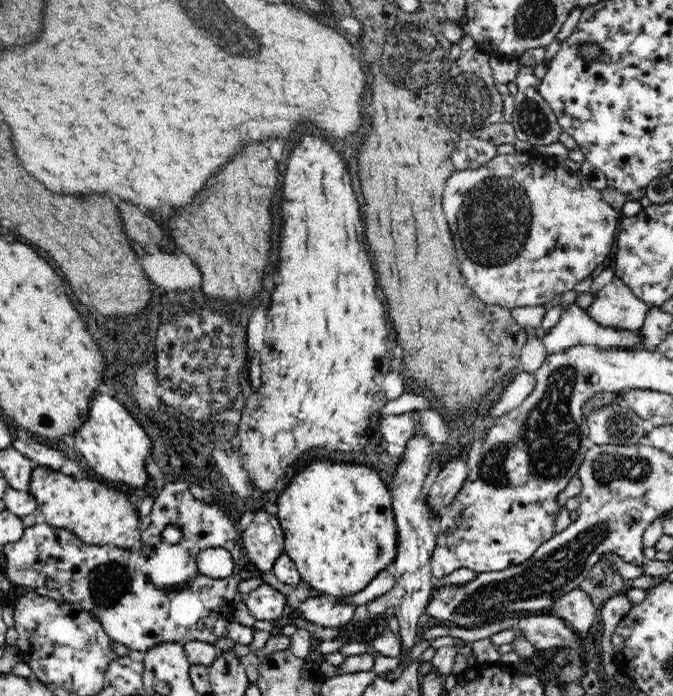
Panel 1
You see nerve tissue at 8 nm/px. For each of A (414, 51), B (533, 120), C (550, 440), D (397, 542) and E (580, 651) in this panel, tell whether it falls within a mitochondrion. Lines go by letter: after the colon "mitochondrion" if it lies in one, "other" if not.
A: mitochondrion
B: mitochondrion
C: mitochondrion
D: other
E: other

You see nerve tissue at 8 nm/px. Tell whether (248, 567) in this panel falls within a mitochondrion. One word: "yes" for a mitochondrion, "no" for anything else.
no

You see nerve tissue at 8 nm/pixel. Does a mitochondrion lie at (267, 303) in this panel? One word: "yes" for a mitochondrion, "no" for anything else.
no

